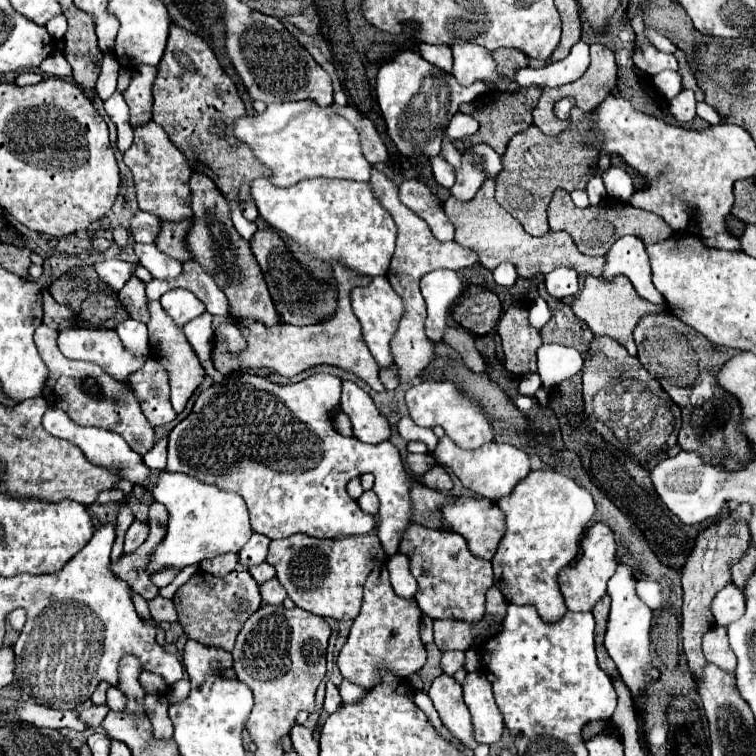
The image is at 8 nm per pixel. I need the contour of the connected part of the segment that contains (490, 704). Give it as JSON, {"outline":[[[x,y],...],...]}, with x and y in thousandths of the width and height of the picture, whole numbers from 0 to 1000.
{"outline":[[[636,888],[618,890],[615,898],[615,933],[626,948],[626,972],[634,983],[655,983],[665,970],[665,948],[655,933],[649,903]]]}

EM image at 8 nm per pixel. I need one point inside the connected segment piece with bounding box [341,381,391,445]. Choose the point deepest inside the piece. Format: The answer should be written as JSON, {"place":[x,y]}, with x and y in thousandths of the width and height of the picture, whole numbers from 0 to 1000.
{"place":[488,563]}

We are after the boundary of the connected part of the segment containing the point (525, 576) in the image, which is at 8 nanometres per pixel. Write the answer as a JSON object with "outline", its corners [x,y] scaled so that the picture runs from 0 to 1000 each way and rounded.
{"outline":[[[702,623],[697,634],[689,636],[673,657],[657,663],[660,673],[668,681],[668,702],[649,739],[655,755],[655,776],[668,787],[668,792],[681,800],[708,800],[713,813],[729,824],[742,819],[745,811],[750,808],[737,771],[739,755],[747,753],[763,737],[771,702],[779,697],[779,689],[787,679],[787,665],[782,652],[776,652],[776,647],[763,642],[750,628],[731,628],[731,626],[734,623]]]}

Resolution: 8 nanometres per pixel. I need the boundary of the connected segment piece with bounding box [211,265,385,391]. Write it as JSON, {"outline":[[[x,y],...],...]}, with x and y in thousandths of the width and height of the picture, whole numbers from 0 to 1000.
{"outline":[[[443,353],[443,369],[448,374],[448,409],[446,417],[440,417],[438,422],[419,427],[419,430],[406,430],[406,433],[390,433],[390,430],[366,430],[366,433],[351,433],[343,425],[332,425],[332,422],[311,422],[311,427],[316,430],[321,446],[327,448],[327,462],[319,464],[311,472],[303,472],[298,467],[298,462],[287,454],[279,475],[284,488],[292,496],[303,496],[306,491],[324,491],[329,485],[353,485],[369,496],[385,499],[393,496],[401,488],[409,488],[414,483],[446,483],[451,488],[467,491],[470,496],[475,496],[483,507],[488,507],[491,515],[496,517],[509,517],[509,512],[504,509],[501,499],[499,499],[499,480],[493,475],[493,470],[488,467],[480,443],[478,443],[478,430],[472,425],[472,419],[464,411],[464,398],[462,398],[462,388],[467,380],[472,377],[485,377],[491,369],[485,366],[472,366],[470,361],[459,358],[456,353]]]}

